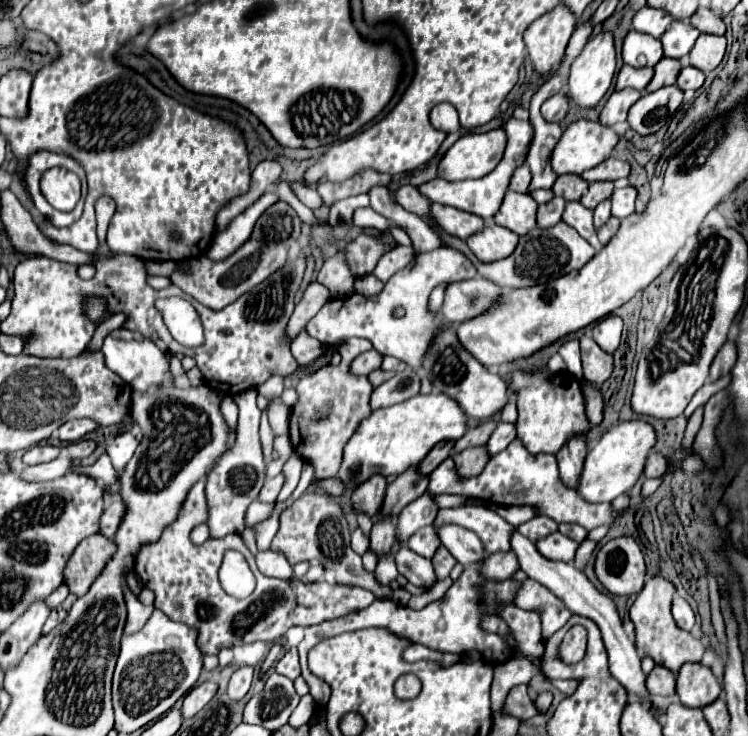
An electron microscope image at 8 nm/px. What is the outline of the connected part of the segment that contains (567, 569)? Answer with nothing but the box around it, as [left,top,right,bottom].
[510,529,650,705]

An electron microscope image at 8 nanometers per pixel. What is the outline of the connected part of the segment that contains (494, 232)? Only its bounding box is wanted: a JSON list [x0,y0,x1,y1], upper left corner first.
[466,225,518,263]

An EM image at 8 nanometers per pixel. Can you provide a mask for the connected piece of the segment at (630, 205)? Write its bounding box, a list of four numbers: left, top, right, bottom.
[612,185,636,219]

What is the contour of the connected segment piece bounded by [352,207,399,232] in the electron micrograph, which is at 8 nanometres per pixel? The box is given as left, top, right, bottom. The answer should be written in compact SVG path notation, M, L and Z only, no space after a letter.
M370 207L356 209L352 222L356 227L373 227L383 232L392 227L399 228L393 221L376 213Z

